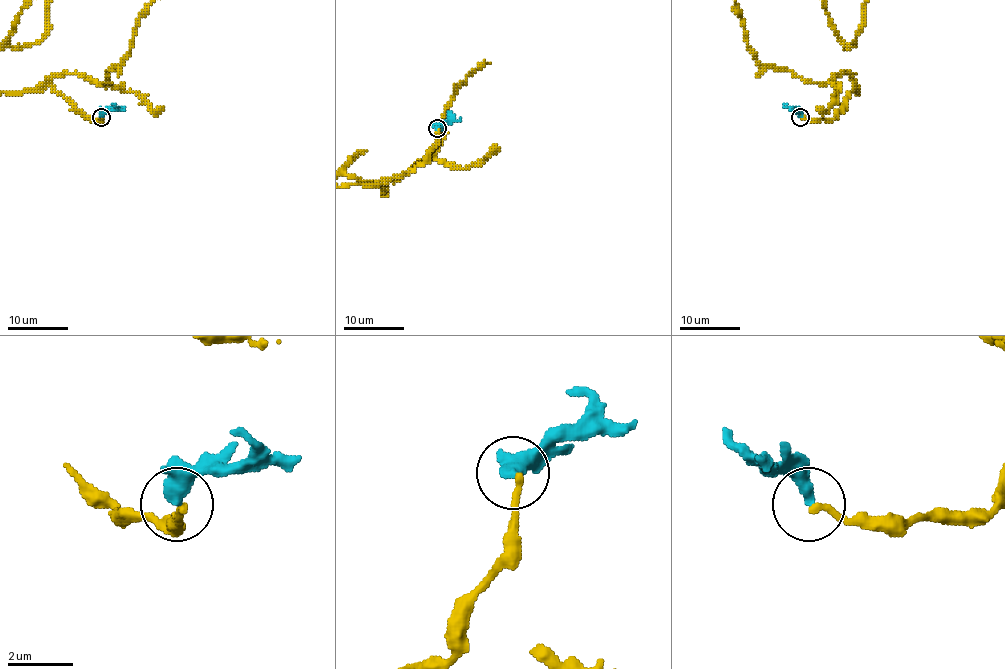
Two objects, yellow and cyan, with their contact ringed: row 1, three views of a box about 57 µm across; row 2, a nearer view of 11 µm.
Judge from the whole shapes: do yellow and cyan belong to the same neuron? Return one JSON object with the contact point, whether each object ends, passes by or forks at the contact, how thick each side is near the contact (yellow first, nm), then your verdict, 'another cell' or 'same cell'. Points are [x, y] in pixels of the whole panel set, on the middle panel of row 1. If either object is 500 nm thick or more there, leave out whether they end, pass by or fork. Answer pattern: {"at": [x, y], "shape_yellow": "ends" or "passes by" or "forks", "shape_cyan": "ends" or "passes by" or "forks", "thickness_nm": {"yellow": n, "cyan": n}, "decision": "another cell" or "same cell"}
{"at": [437, 128], "shape_yellow": "ends", "shape_cyan": "ends", "thickness_nm": {"yellow": 240, "cyan": 460}, "decision": "another cell"}

